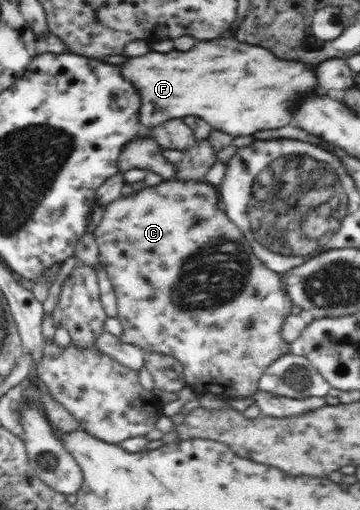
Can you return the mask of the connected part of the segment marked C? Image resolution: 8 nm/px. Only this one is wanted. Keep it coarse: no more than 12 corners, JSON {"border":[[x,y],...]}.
{"border":[[206,181],[94,231],[123,343],[224,398],[290,353],[293,302]]}

